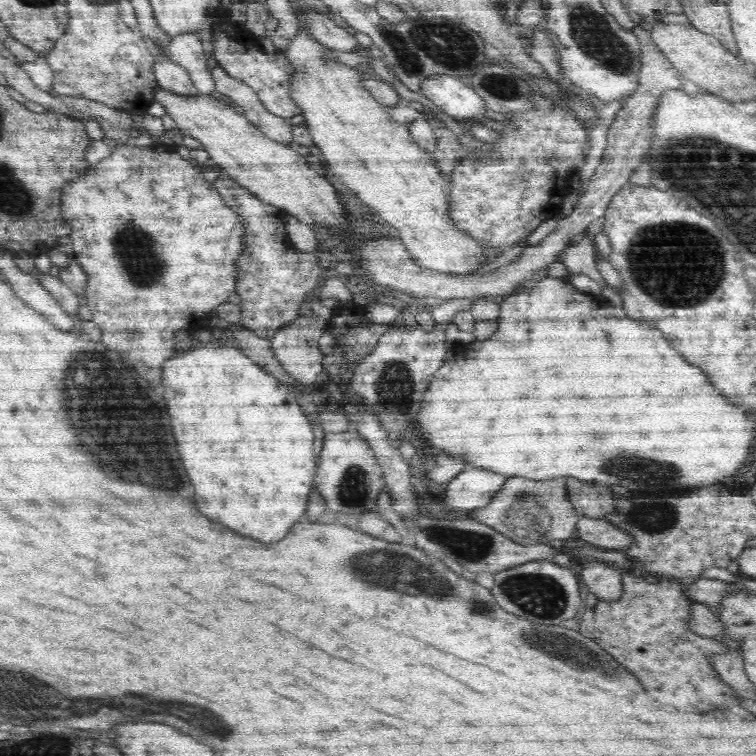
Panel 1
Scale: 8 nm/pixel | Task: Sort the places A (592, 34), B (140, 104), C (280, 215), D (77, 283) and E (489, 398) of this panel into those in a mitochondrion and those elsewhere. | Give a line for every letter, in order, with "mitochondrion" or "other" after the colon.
A: mitochondrion
B: other
C: other
D: other
E: other

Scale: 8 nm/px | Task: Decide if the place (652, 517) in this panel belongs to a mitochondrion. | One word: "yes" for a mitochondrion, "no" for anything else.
yes

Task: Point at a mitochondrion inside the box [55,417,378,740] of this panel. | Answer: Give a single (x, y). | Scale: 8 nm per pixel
(352, 492)

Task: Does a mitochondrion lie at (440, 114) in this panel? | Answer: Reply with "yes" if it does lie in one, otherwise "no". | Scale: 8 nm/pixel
no

